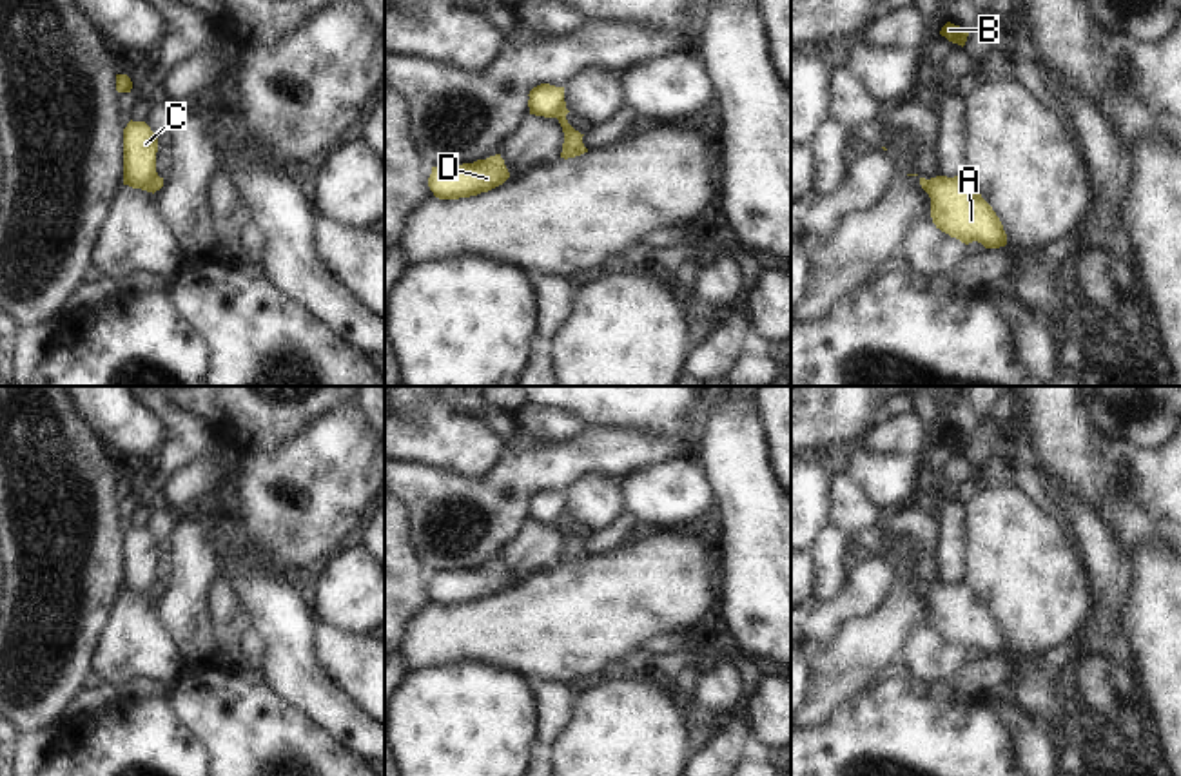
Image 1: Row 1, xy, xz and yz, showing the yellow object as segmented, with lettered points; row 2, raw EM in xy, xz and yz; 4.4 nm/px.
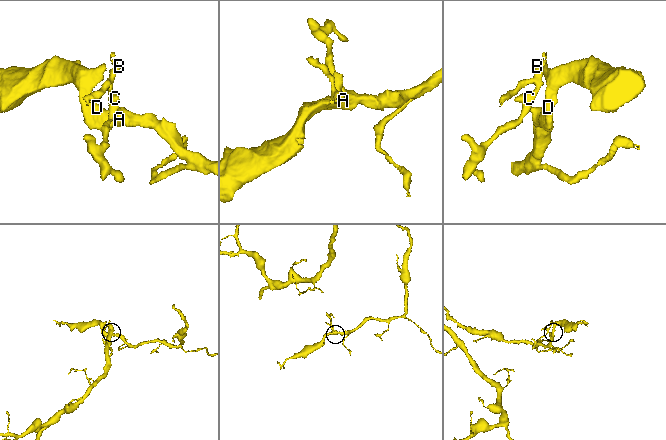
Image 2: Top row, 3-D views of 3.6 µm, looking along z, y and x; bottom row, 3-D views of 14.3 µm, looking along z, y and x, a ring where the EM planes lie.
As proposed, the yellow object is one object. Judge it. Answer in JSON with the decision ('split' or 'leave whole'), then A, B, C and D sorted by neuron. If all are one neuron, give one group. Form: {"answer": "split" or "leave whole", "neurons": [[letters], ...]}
{"answer": "split", "neurons": [["A", "D"], ["B", "C"]]}

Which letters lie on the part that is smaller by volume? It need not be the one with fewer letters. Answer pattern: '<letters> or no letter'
B, C.

